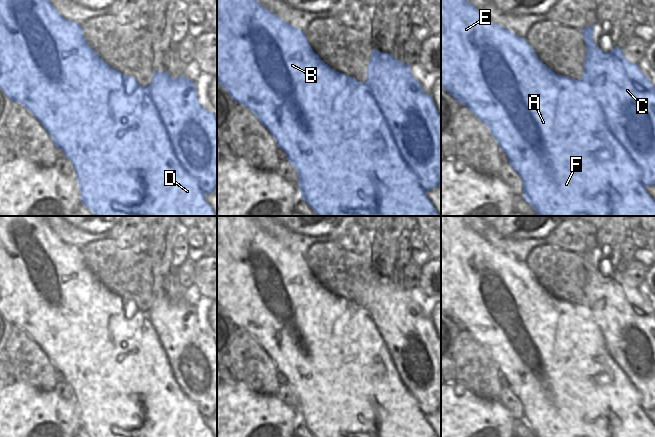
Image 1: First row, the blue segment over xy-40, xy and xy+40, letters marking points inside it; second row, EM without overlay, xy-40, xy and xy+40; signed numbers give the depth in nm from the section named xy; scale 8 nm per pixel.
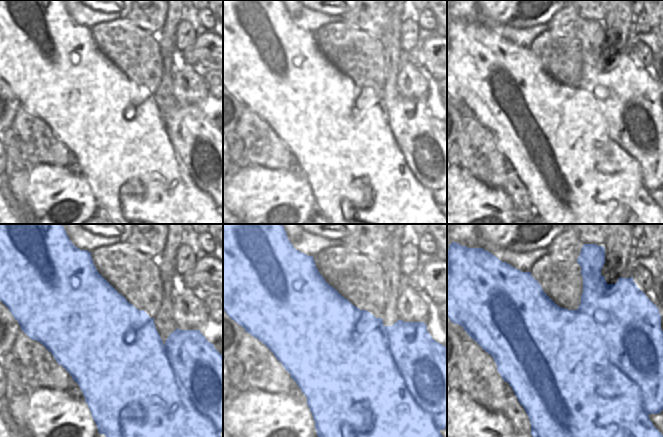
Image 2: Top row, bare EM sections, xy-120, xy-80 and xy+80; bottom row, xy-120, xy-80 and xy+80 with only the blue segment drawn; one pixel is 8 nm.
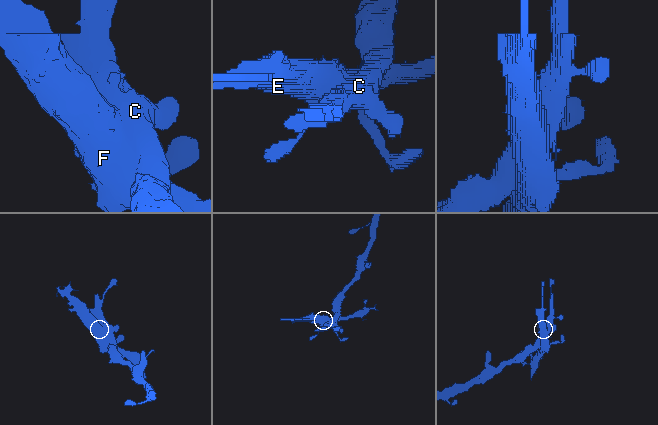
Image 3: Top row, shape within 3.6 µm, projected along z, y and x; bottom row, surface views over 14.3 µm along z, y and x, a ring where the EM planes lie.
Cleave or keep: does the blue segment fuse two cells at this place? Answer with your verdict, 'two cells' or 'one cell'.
two cells

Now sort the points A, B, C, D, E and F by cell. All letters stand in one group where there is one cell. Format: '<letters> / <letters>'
A B D E F / C

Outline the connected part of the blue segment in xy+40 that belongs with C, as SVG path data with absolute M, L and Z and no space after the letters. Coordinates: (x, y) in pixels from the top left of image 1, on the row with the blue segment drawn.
M595 23L581 30L585 39L587 53L583 65L585 73L578 81L585 89L589 90L590 98L594 100L603 111L607 127L629 153L635 164L641 169L644 185L652 186L655 184L655 86L639 69L637 64L632 64L625 57L620 47L616 46L610 52L600 50L593 41L594 25Z

